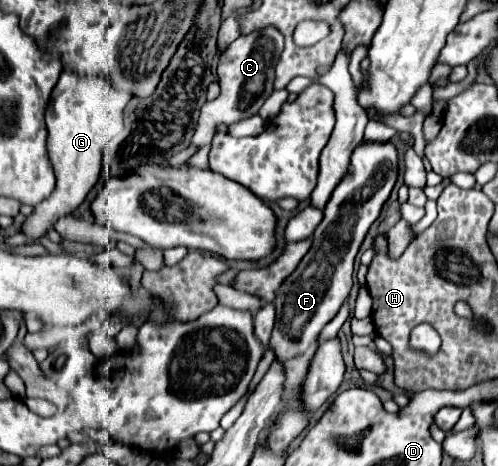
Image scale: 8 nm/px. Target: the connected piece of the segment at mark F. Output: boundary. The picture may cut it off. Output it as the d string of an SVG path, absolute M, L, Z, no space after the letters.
M364 140L360 142L352 156L350 156L350 166L346 176L340 180L340 184L334 188L326 208L324 208L324 220L320 222L320 226L314 232L314 240L312 240L312 248L310 252L302 258L300 266L290 274L290 278L280 286L274 306L276 306L276 328L272 332L270 338L270 346L276 350L276 358L282 360L288 368L288 380L284 384L284 394L282 394L282 402L286 402L286 410L278 416L278 428L270 434L268 444L274 450L282 450L286 448L306 426L308 416L300 410L298 406L298 392L302 386L302 378L308 370L308 362L316 352L316 340L320 330L336 316L336 312L340 310L340 306L346 302L350 288L352 288L352 268L354 268L354 258L356 252L368 232L368 228L372 226L372 222L380 216L382 204L388 200L394 184L396 184L396 176L398 176L398 150L392 142L372 142L372 140Z

